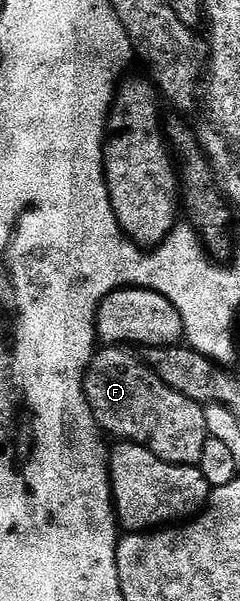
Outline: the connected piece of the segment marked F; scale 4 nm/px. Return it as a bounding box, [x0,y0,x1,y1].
[83,346,209,465]

